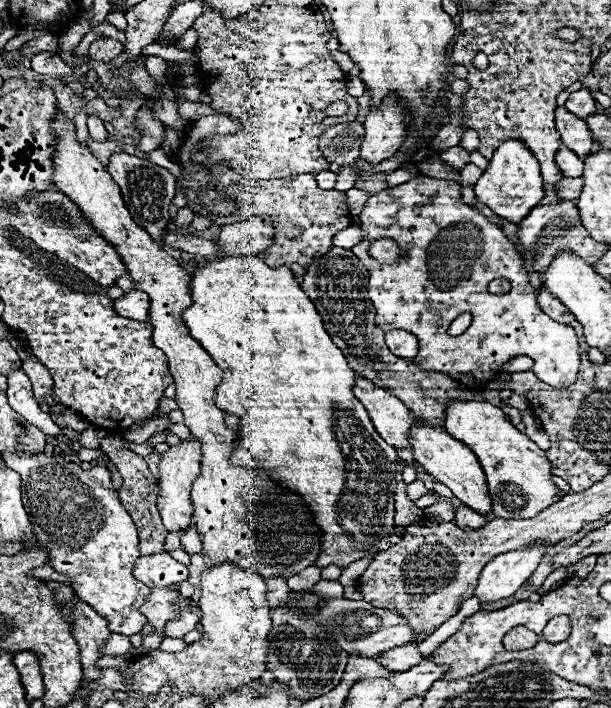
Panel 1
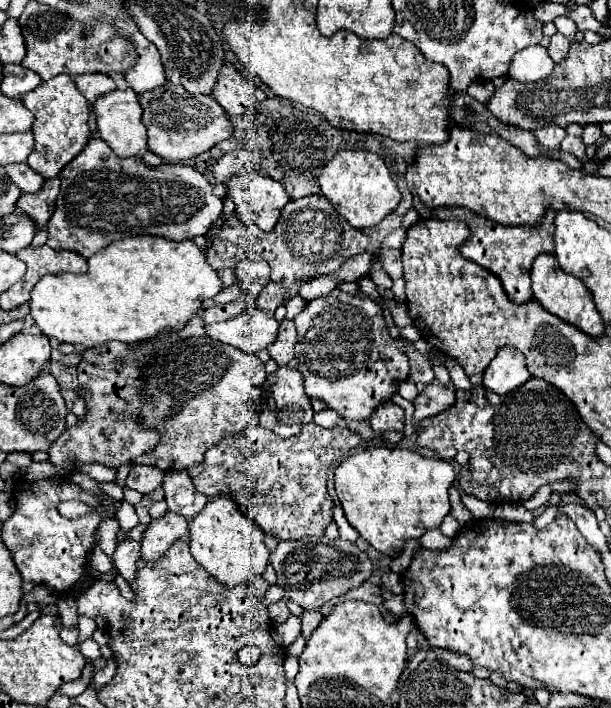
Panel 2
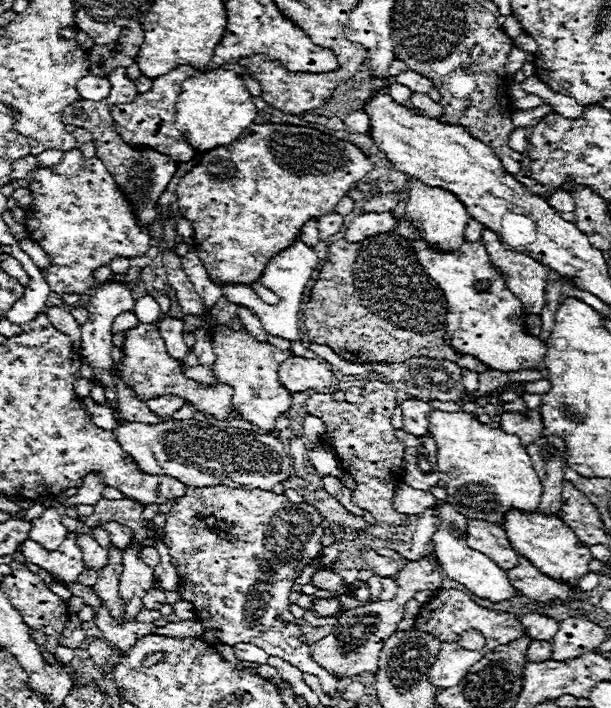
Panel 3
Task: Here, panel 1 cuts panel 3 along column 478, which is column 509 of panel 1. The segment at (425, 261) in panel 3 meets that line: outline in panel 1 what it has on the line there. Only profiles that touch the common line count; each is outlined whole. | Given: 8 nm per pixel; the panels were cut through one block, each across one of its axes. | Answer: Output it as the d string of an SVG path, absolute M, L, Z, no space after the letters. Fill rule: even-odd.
M418 176L374 194L366 202L360 218L366 240L354 246L352 252L370 272L368 292L376 308L376 324L384 332L400 328L418 338L420 352L414 358L416 366L448 374L474 388L496 378L476 376L476 372L498 372L508 360L530 356L534 360L534 372L542 382L554 388L566 388L576 382L580 352L574 328L550 320L538 308L536 290L528 284L518 250L496 224L488 222L478 210L460 200L460 184L454 184L454 180ZM452 222L472 222L472 226L480 230L480 254L476 254L472 274L468 274L464 282L456 282L452 290L440 290L440 286L432 282L432 270L428 270L428 246L432 246L436 234L448 230ZM372 238L392 238L400 244L402 258L396 264L376 262L368 254ZM494 278L508 278L512 290L506 294L490 294L488 284ZM462 312L472 314L472 324L464 334L450 336L448 326Z

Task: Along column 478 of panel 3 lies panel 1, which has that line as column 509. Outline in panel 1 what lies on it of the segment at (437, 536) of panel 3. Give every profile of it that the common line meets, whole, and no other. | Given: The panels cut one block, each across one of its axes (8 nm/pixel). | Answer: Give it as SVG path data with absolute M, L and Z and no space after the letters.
M536 544L526 550L516 550L496 556L480 574L474 596L480 602L498 602L512 596L536 570L546 548Z

